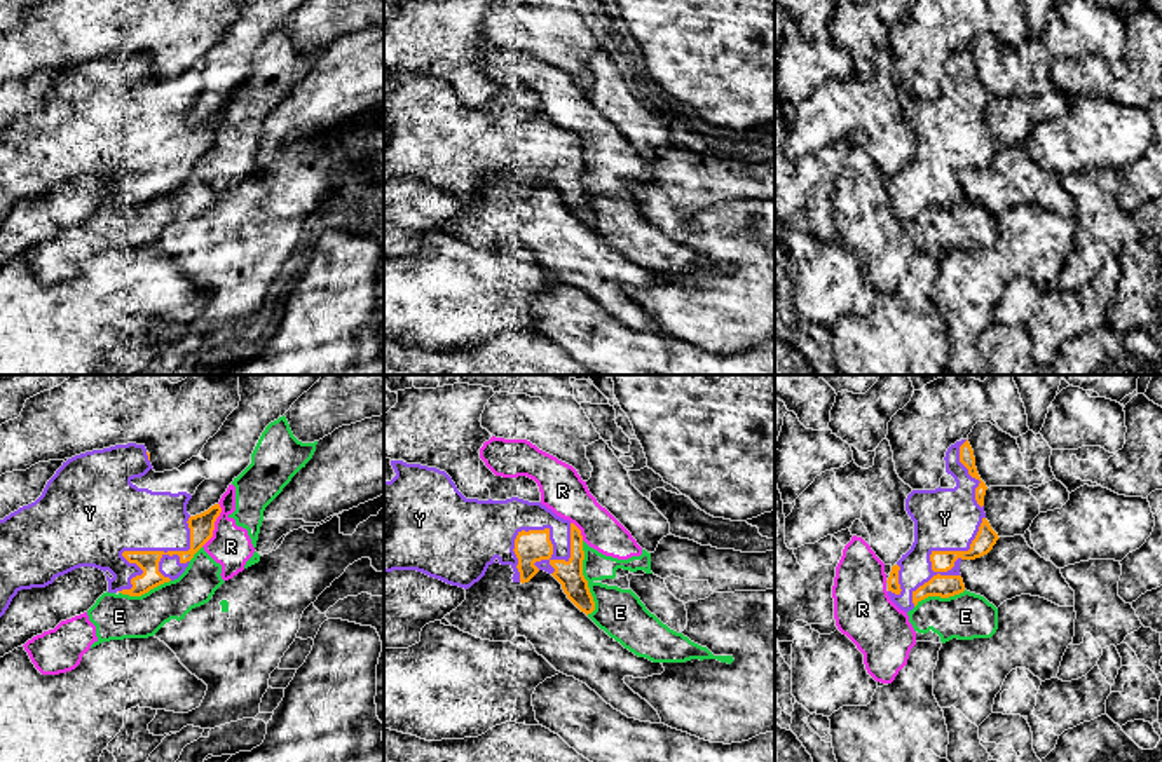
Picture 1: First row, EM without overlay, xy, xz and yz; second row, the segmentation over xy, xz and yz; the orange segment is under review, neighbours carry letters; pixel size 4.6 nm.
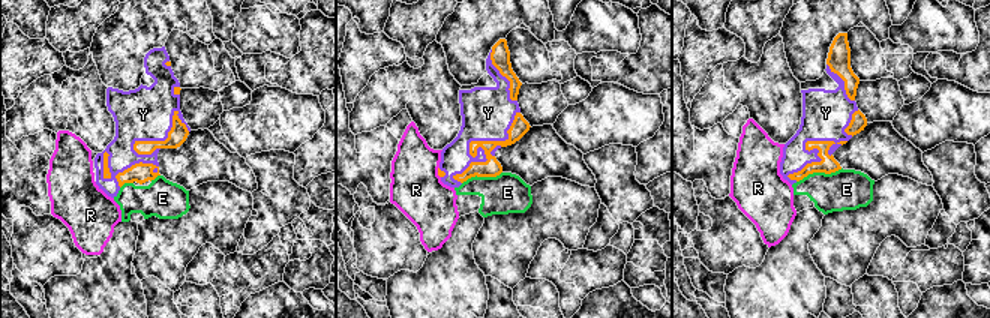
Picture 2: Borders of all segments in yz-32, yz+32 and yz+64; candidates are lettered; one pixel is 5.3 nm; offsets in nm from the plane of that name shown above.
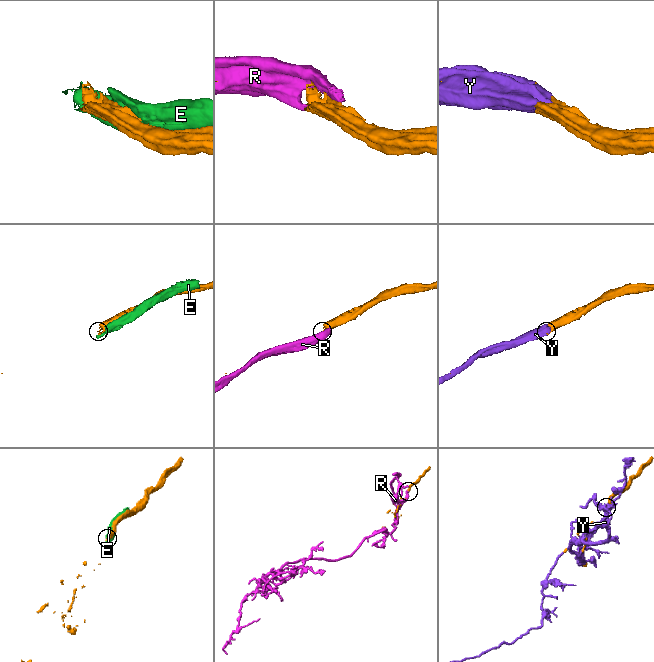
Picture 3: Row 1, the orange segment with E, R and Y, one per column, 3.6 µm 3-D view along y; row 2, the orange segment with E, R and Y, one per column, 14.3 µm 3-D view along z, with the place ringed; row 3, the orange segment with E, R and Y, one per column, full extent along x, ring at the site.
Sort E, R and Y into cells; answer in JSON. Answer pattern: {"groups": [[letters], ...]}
{"groups": [["E", "R"], ["Y"]]}

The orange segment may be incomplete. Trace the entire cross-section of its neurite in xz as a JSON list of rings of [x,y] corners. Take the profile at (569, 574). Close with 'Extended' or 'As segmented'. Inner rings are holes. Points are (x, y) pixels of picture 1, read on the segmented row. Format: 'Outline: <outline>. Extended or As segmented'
Outline: [[[391,460],[396,476],[384,481],[384,572],[417,570],[459,588],[471,588],[496,563],[513,568],[513,582],[529,582],[539,570],[551,574],[567,598],[586,616],[595,602],[583,575],[581,530],[541,502],[466,499],[436,467]]]. Extended

